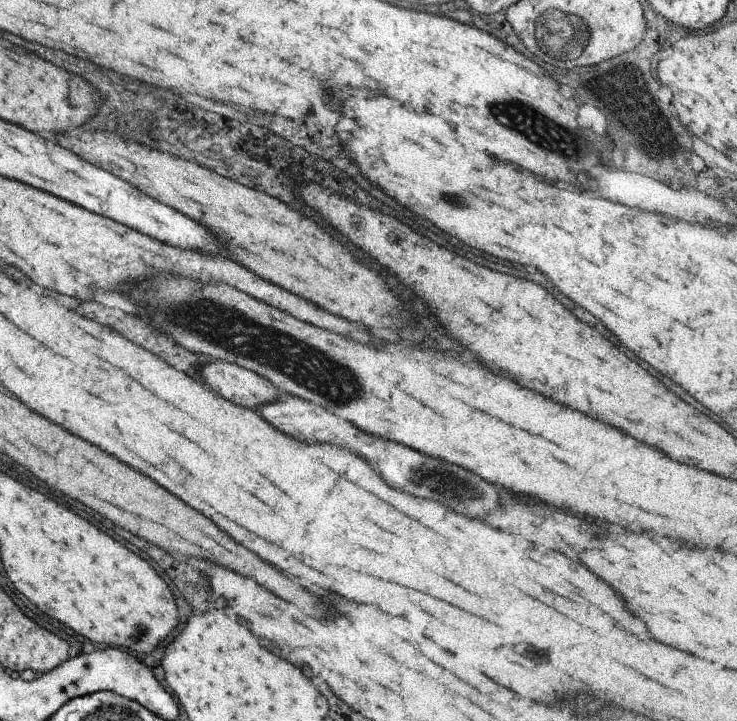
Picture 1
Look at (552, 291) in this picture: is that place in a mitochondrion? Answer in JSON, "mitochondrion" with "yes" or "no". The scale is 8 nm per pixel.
{"mitochondrion":"no"}

